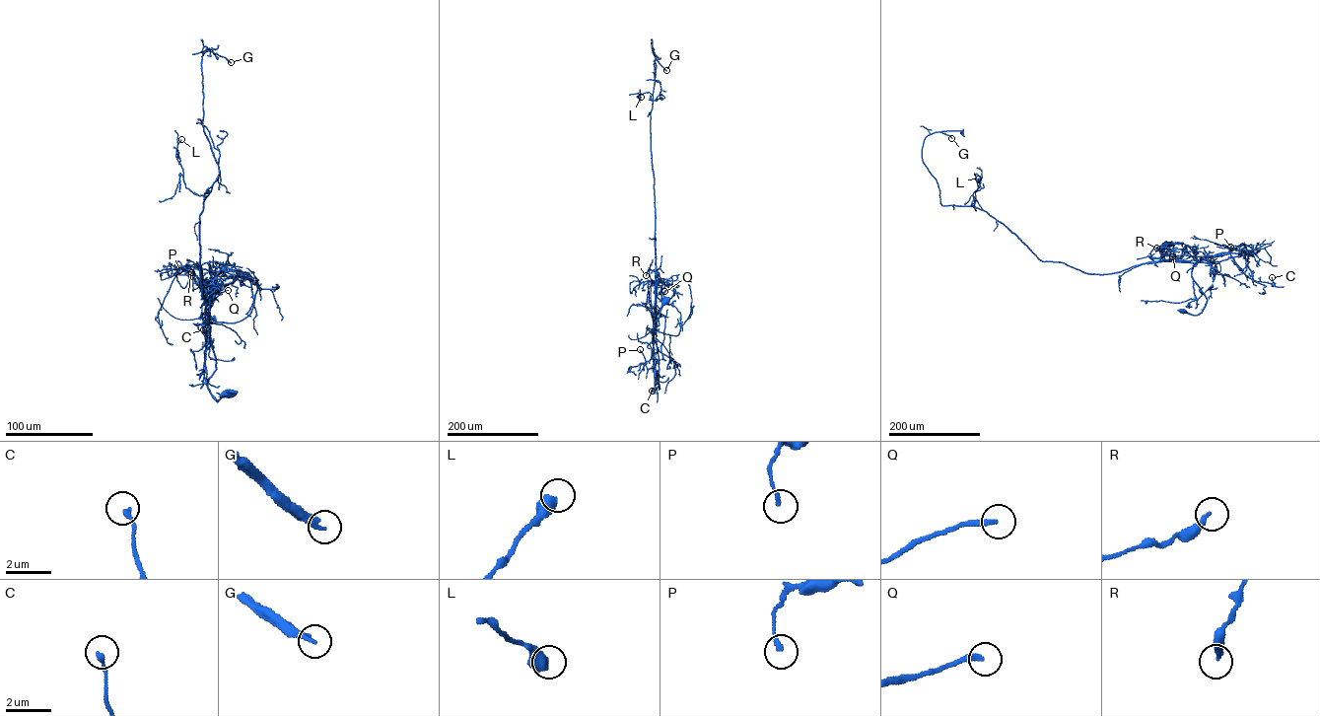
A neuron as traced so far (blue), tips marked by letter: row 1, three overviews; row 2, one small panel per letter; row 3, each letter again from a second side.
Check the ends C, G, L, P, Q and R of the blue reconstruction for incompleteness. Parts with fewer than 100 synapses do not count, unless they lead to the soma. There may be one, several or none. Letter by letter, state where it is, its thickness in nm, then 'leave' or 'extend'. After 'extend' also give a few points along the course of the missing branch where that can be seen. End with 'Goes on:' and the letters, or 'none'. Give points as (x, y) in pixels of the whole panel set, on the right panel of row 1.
C: (1272, 277) | 200 nm | leave
G: (951, 138) | 280 nm | extend | (951, 138), (962, 147), (971, 169)
L: (978, 178) | 550 nm | leave
P: (1230, 247) | 180 nm | leave
Q: (1172, 256) | 260 nm | leave
R: (1156, 248) | 280 nm | leave
Goes on: G

